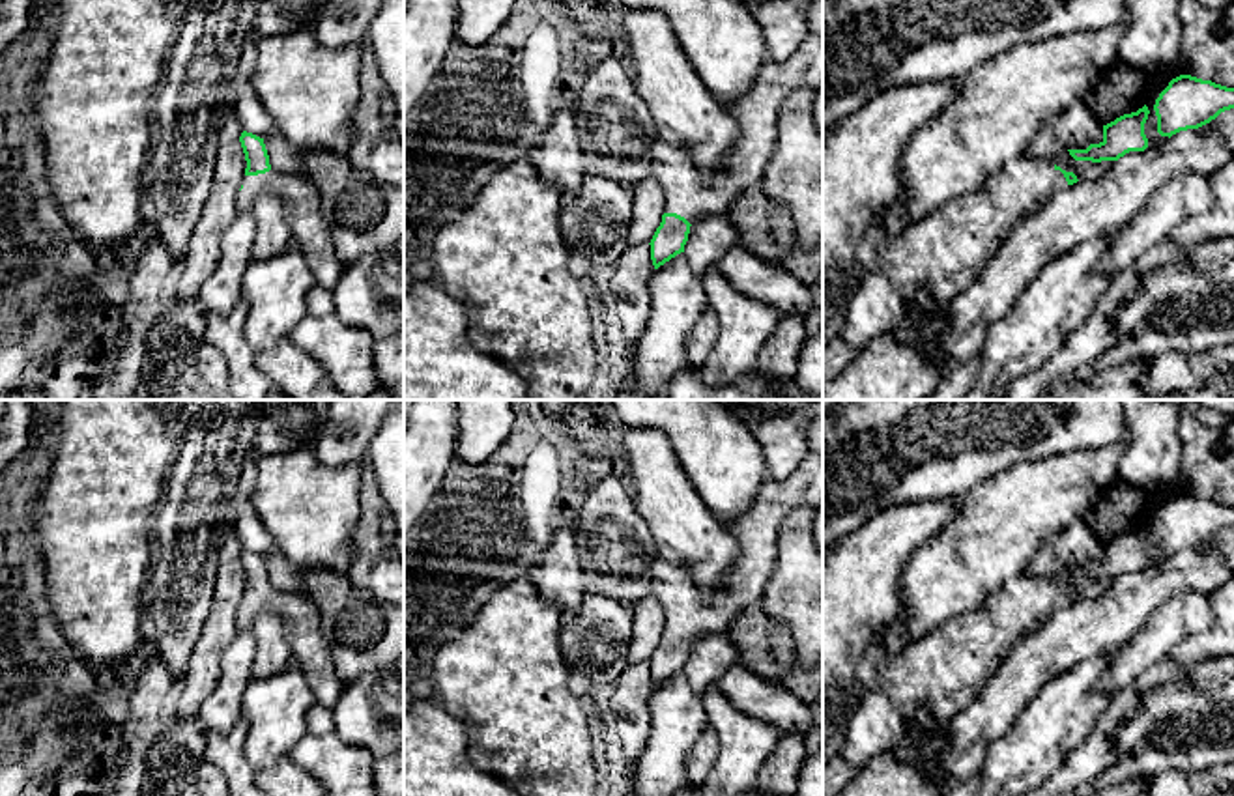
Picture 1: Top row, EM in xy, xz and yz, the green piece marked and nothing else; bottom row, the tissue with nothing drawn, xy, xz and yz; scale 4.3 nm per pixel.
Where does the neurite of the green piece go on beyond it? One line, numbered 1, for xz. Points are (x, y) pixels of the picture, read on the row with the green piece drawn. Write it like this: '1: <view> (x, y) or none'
1: xz (758, 111)

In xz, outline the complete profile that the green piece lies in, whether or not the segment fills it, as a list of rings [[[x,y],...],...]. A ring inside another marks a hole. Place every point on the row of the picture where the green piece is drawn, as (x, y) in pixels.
[[[808,36],[783,62],[776,62],[767,56],[750,90],[725,107],[737,120],[739,138],[720,168],[724,178],[710,185],[701,179],[701,172],[688,153],[660,140],[656,142],[653,149],[653,163],[656,164],[656,178],[660,179],[667,198],[662,222],[649,243],[654,269],[684,252],[694,220],[707,215],[725,215],[739,194],[761,183],[765,166],[774,151],[780,108],[783,101],[795,92],[815,92],[821,82],[823,37]]]

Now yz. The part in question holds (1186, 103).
[[[1180,75],[1155,99],[1157,133],[1170,138],[1180,131],[1198,129],[1230,108],[1234,88]]]

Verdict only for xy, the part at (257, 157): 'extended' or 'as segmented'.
extended

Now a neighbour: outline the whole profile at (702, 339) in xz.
[[[707,308],[694,323],[686,338],[686,357],[694,366],[705,362],[718,338],[718,316]]]

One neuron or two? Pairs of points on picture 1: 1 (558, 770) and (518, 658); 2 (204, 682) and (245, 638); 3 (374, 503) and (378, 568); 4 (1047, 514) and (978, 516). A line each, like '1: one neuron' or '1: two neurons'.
1: one neuron
2: two neurons
3: one neuron
4: one neuron

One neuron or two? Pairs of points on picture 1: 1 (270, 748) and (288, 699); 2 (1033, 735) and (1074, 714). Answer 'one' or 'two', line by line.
1: one
2: one

